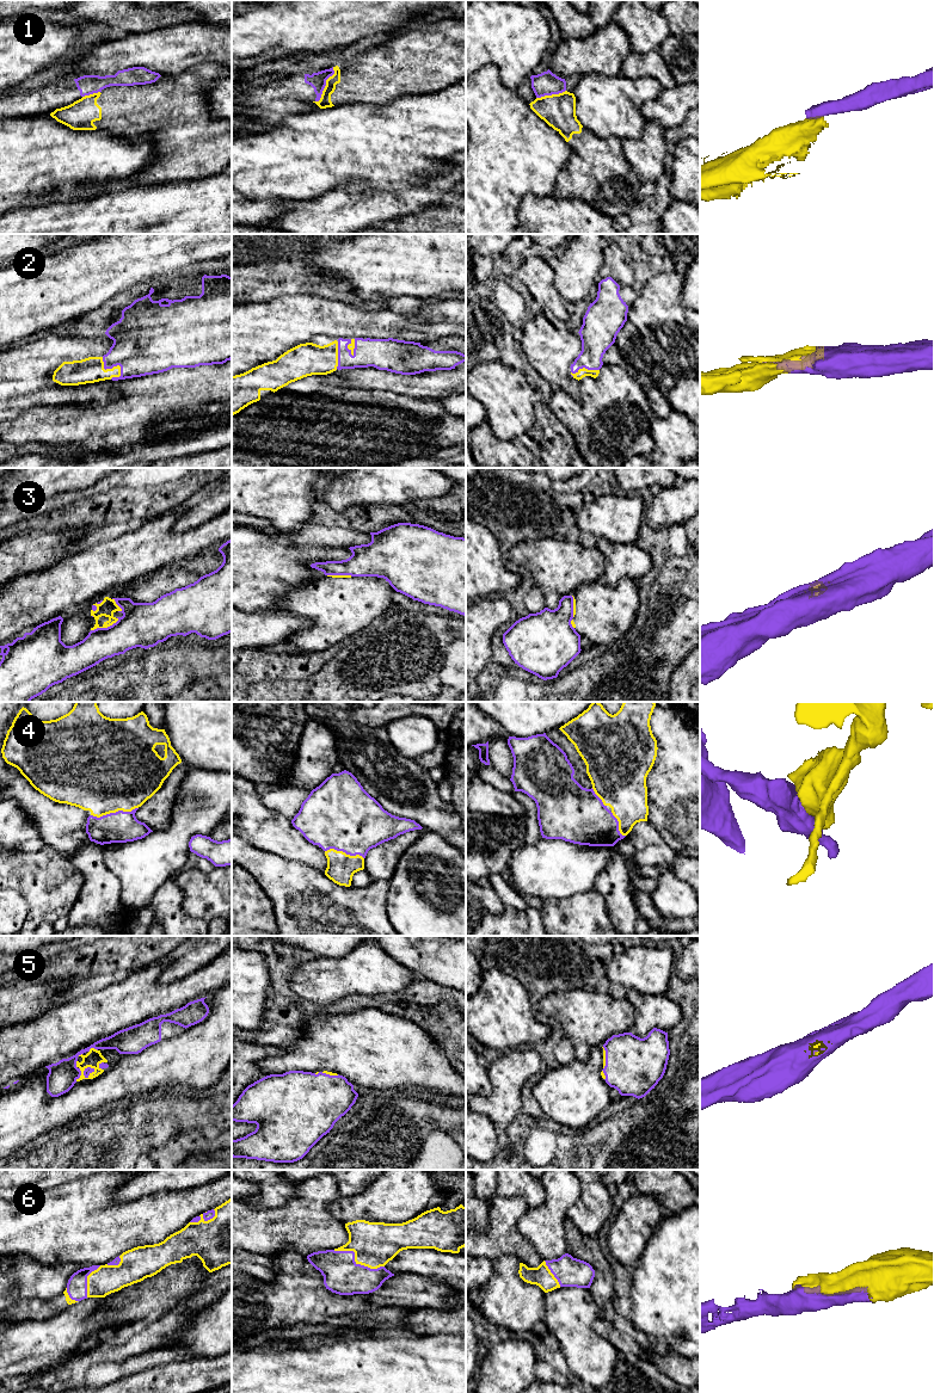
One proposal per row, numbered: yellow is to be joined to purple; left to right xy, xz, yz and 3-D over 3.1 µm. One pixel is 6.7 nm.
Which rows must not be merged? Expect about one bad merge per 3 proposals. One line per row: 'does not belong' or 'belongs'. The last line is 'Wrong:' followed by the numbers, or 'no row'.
1: does not belong
2: belongs
3: does not belong
4: belongs
5: belongs
6: belongs
Wrong: 1, 3

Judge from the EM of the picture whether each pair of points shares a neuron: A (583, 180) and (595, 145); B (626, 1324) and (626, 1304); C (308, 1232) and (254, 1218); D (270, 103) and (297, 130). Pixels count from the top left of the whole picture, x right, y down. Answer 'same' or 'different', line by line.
A: same
B: same
C: same
D: different

